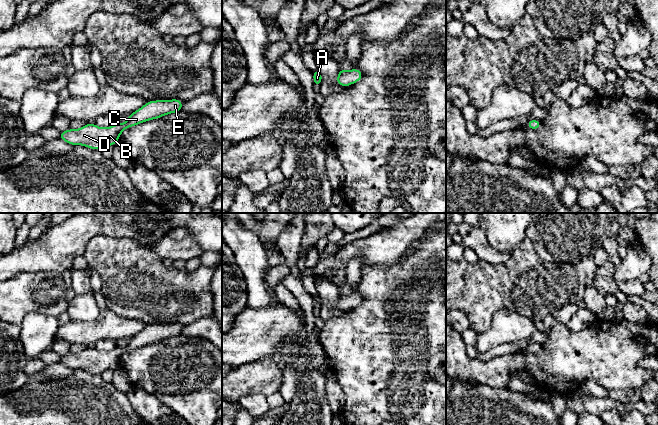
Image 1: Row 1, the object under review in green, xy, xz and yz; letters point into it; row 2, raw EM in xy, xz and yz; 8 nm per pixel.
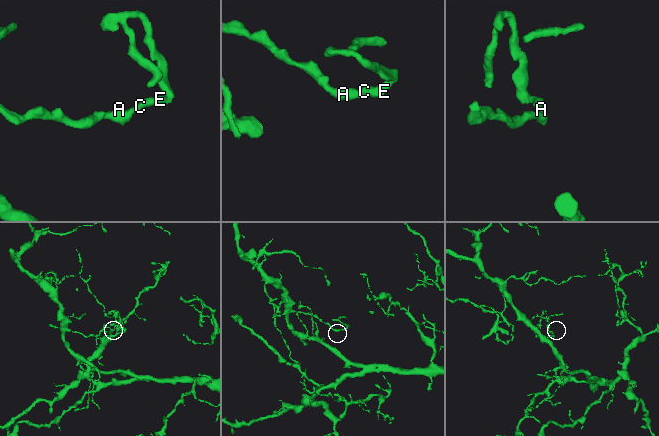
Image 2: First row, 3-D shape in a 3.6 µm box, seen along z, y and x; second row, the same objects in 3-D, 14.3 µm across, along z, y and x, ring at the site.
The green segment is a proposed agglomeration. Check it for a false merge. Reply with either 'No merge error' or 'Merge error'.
No merge error

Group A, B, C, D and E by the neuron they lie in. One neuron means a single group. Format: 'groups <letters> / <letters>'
groups A B C D E

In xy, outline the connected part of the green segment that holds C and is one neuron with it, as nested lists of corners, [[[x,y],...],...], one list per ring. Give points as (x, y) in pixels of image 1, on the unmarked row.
[[[178,323],[149,325],[130,338],[128,345],[124,348],[117,346],[112,351],[100,352],[94,347],[88,347],[78,354],[68,353],[59,357],[59,363],[71,369],[84,369],[91,373],[102,374],[106,370],[114,370],[124,353],[173,336],[180,336],[182,335],[182,329],[183,325]]]

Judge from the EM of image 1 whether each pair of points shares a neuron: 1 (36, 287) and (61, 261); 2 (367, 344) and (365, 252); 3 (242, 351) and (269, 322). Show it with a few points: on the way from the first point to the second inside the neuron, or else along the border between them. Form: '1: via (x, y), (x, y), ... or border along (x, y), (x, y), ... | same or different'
1: border along (71, 269), (29, 272) | different
2: border along (389, 266), (362, 267) | different
3: via (247, 344), (262, 329) | same

